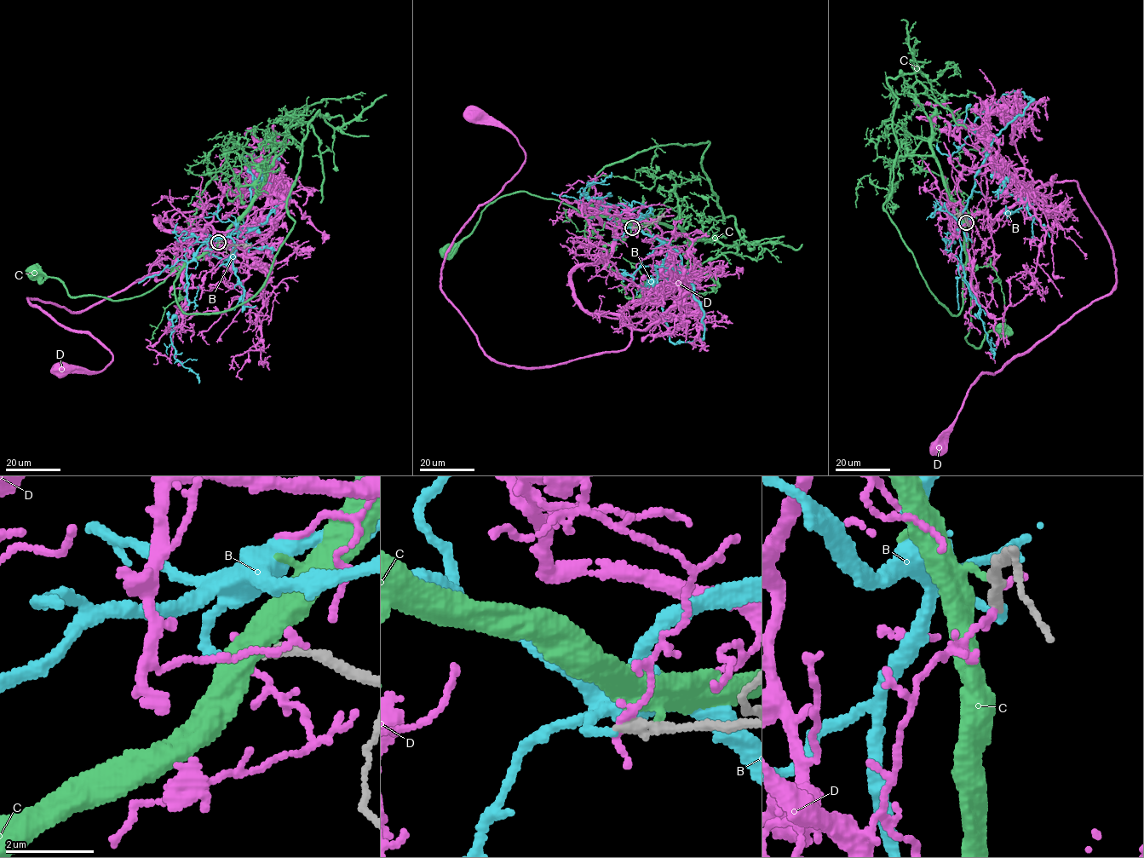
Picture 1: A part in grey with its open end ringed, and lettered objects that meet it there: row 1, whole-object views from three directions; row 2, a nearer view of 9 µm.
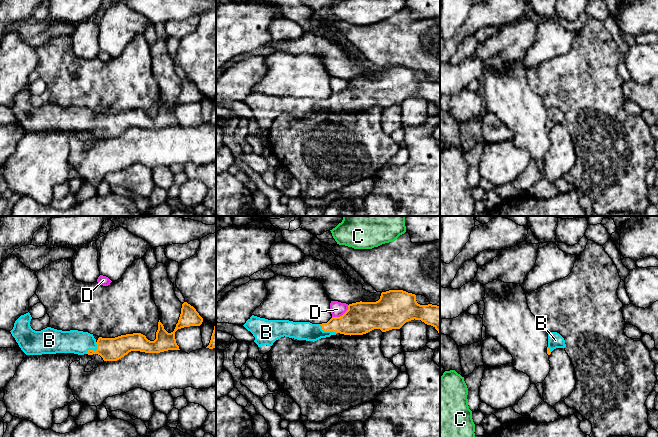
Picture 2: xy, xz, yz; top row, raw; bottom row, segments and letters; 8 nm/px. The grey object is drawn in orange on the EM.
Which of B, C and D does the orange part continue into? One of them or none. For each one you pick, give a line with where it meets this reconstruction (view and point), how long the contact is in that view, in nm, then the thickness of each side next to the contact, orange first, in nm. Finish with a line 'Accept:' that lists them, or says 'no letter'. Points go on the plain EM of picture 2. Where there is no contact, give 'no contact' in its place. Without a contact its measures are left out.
B: xz (327, 106) | 160 nm | 220/150 nm
Accept: B

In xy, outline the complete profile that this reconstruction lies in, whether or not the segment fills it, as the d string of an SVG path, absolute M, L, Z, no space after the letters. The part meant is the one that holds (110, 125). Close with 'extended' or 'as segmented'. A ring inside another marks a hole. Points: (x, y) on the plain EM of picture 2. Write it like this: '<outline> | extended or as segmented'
M184 78L174 107L168 109L159 96L156 115L150 117L141 109L126 110L115 114L99 113L96 116L93 110L78 106L62 107L47 103L41 107L35 107L30 102L31 95L29 88L21 91L10 107L26 131L98 130L104 137L117 137L131 127L160 129L180 126L176 119L175 108L184 103L200 102L203 98L203 94L196 85Z | extended

